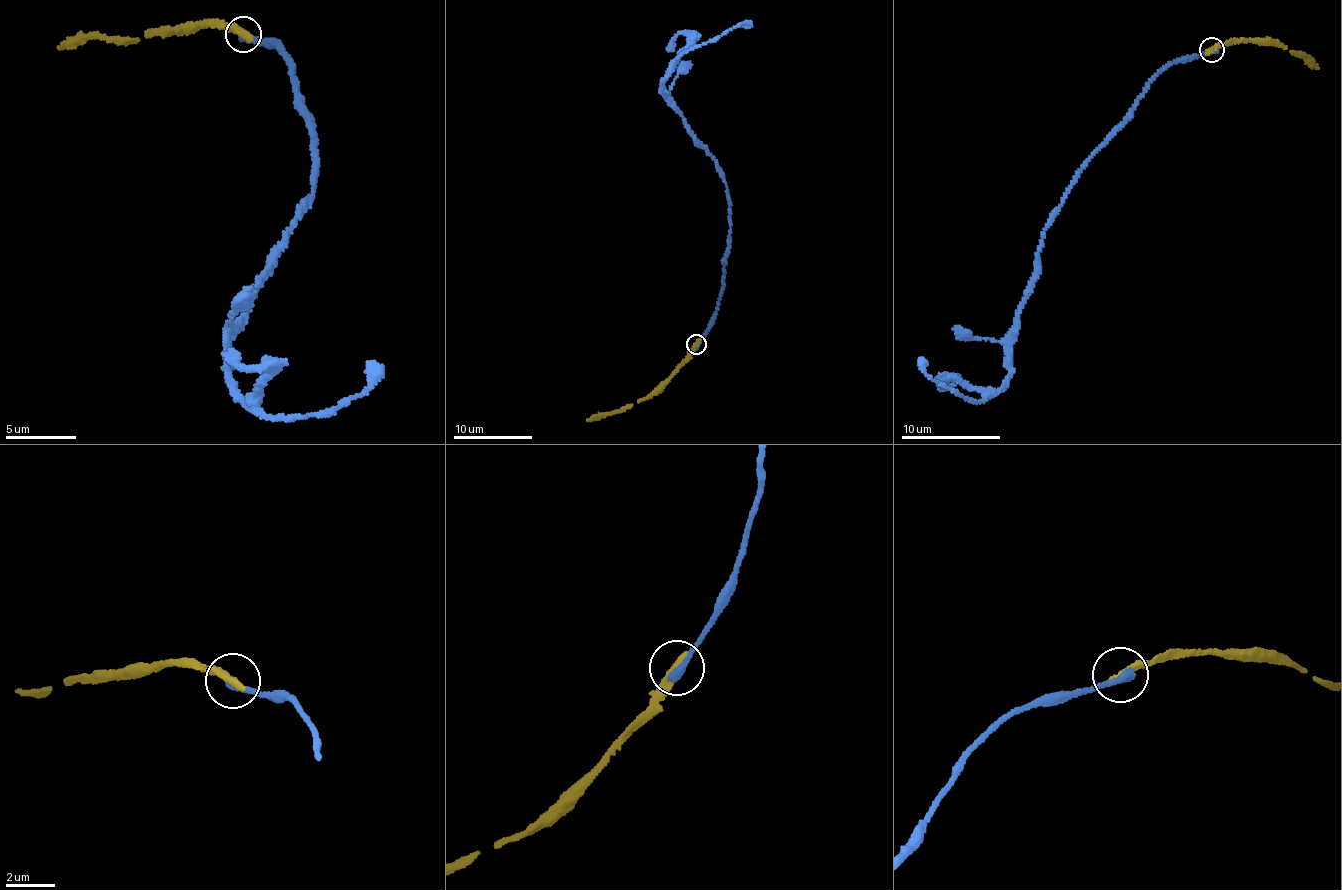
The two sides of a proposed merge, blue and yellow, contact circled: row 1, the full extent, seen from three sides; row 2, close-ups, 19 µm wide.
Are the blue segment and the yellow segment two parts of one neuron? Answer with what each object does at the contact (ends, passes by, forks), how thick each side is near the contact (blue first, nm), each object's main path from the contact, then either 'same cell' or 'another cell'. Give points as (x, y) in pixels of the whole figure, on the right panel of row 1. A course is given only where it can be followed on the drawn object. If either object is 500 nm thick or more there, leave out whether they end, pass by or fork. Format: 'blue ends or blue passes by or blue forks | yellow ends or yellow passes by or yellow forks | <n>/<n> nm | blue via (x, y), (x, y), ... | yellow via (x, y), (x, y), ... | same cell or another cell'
blue ends | yellow ends | 400/360 nm | blue via (1212, 49), (1157, 73), (1071, 185), (1048, 226), (1004, 388), (967, 400), (931, 378), (919, 357) | yellow via (1212, 49), (1235, 41), (1276, 43), (1292, 54), (1299, 53), (1318, 68) | another cell

